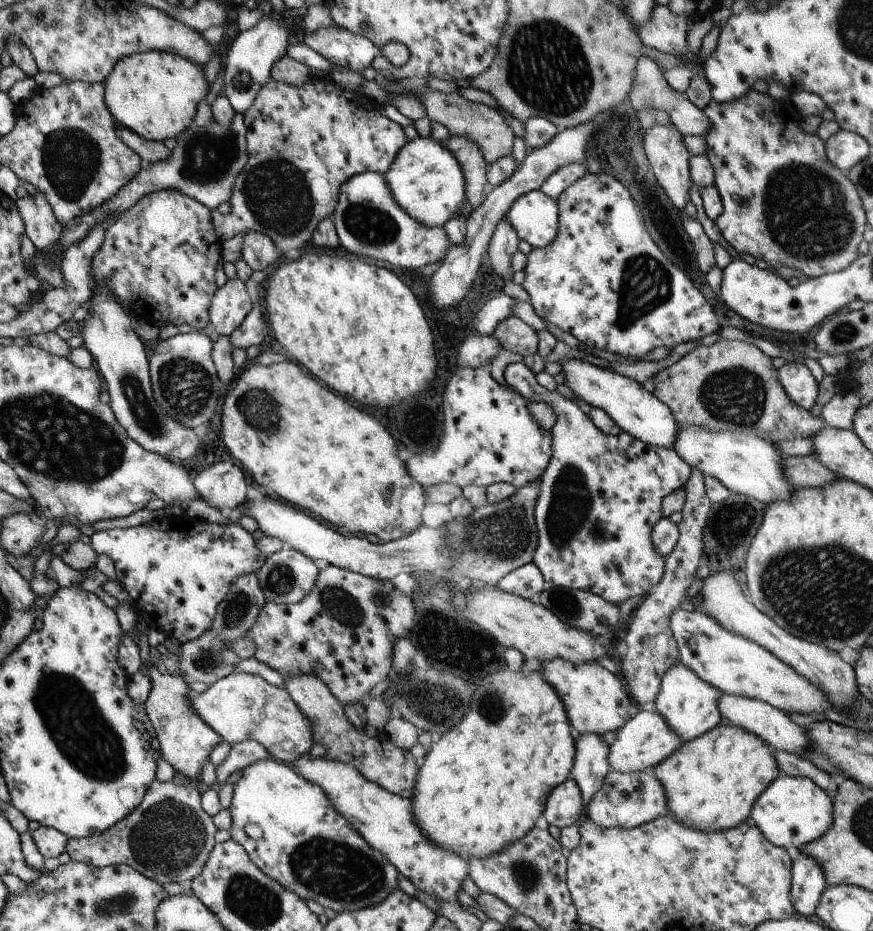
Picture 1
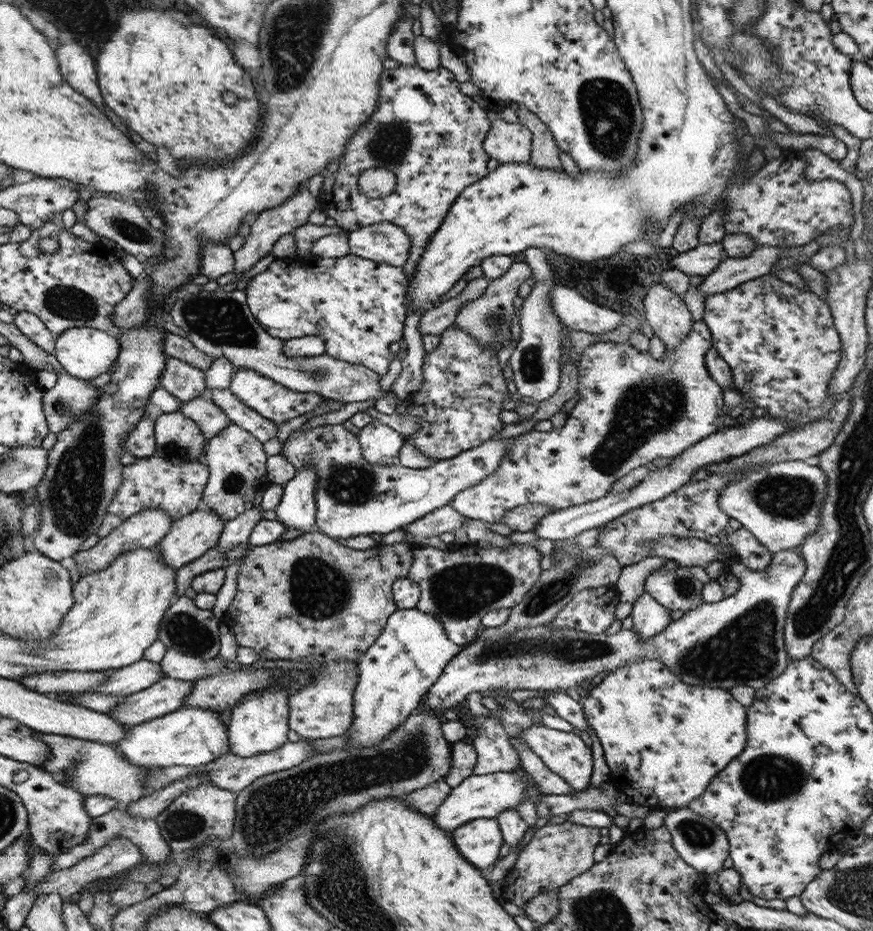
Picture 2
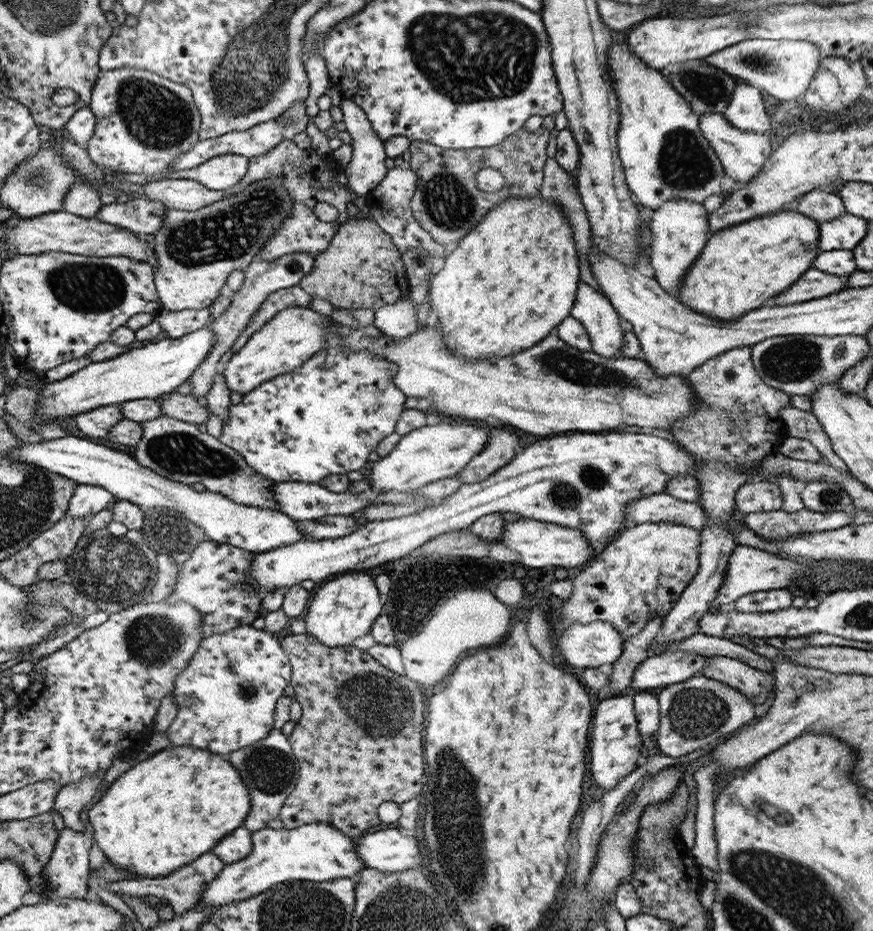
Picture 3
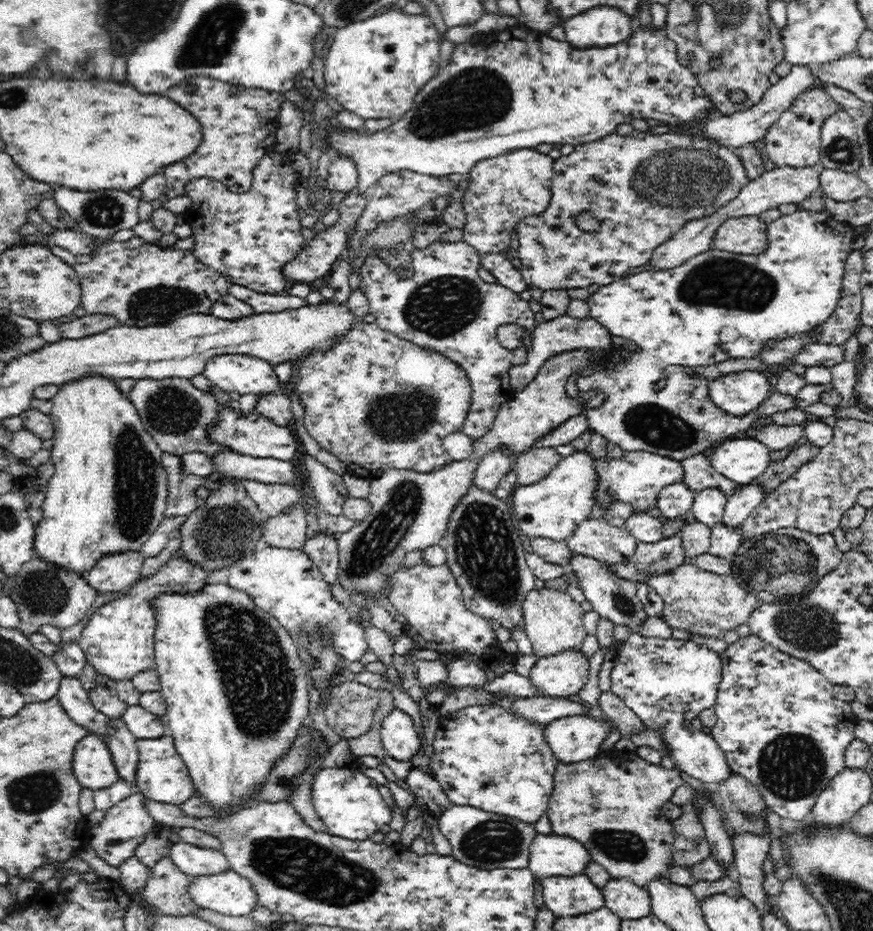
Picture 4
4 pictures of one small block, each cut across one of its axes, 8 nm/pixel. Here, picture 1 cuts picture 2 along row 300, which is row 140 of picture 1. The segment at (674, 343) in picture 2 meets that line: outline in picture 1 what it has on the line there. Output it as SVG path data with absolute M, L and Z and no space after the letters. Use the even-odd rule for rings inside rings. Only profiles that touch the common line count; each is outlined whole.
M654 124L651 128L643 131L643 145L646 156L650 161L653 173L657 178L658 184L664 189L664 192L671 198L674 206L682 212L686 203L690 200L688 190L693 186L691 174L689 171L689 154L684 145L683 134L672 124Z

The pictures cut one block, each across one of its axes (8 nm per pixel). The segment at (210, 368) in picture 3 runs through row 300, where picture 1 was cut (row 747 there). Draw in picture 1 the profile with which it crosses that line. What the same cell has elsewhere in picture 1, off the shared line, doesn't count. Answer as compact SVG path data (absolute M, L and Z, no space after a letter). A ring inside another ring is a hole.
M255 740L233 743L224 761L215 768L217 772L216 782L223 782L232 772L245 769L253 762L267 759L269 756L270 754L264 746Z

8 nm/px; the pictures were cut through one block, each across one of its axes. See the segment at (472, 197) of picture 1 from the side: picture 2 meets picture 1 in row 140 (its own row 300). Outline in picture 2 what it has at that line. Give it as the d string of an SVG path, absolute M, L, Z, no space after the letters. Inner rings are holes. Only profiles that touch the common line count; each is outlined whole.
M485 276L471 280L455 298L444 300L439 306L428 308L418 323L421 334L440 335L446 329L450 329L461 307L468 301L480 298L487 290L489 282L489 278Z

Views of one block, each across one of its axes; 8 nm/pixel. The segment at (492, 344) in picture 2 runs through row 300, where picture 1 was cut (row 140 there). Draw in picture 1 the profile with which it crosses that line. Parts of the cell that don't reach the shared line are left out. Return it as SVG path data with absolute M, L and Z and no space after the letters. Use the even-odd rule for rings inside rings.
M426 87L426 92L413 92L418 93L424 105L425 111L429 119L440 122L448 128L451 135L466 136L467 139L474 141L480 148L484 160L488 166L493 162L496 162L499 158L512 155L512 145L514 144L514 138L516 136L513 128L508 124L505 116L496 108L492 108L487 104L481 102L472 102L461 97L458 93L441 93L435 91L430 87Z

